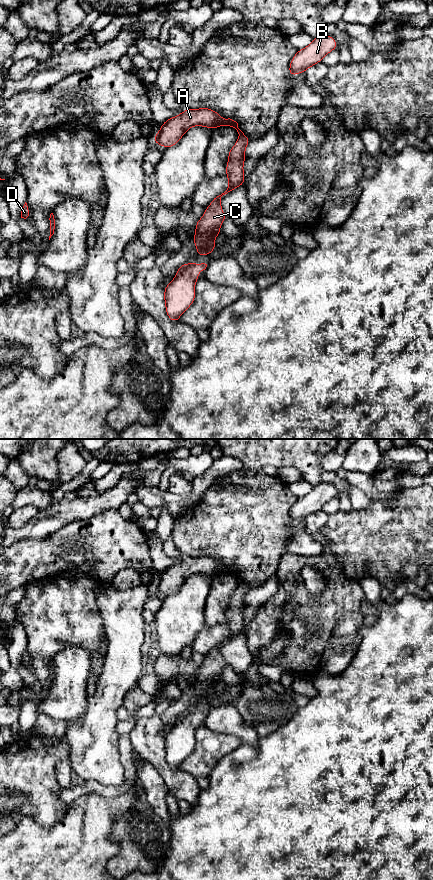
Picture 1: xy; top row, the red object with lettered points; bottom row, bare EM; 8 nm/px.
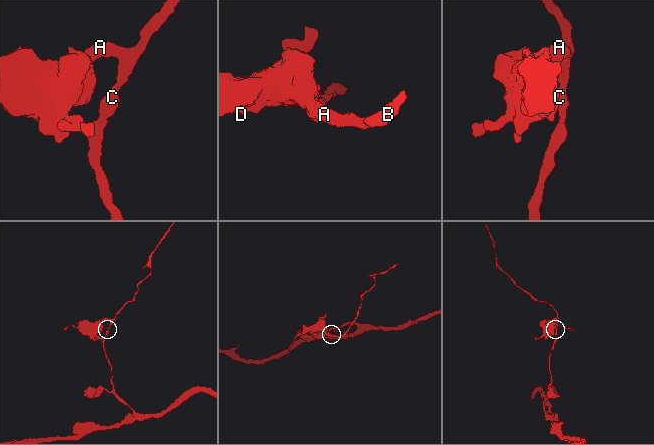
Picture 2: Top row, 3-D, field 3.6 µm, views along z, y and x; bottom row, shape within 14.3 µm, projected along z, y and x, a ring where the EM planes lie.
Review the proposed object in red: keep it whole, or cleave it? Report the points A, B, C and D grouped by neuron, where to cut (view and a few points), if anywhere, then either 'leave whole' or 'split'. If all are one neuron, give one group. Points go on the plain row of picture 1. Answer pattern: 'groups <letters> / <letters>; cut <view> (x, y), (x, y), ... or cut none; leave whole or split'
groups A B C D; cut none; leave whole

